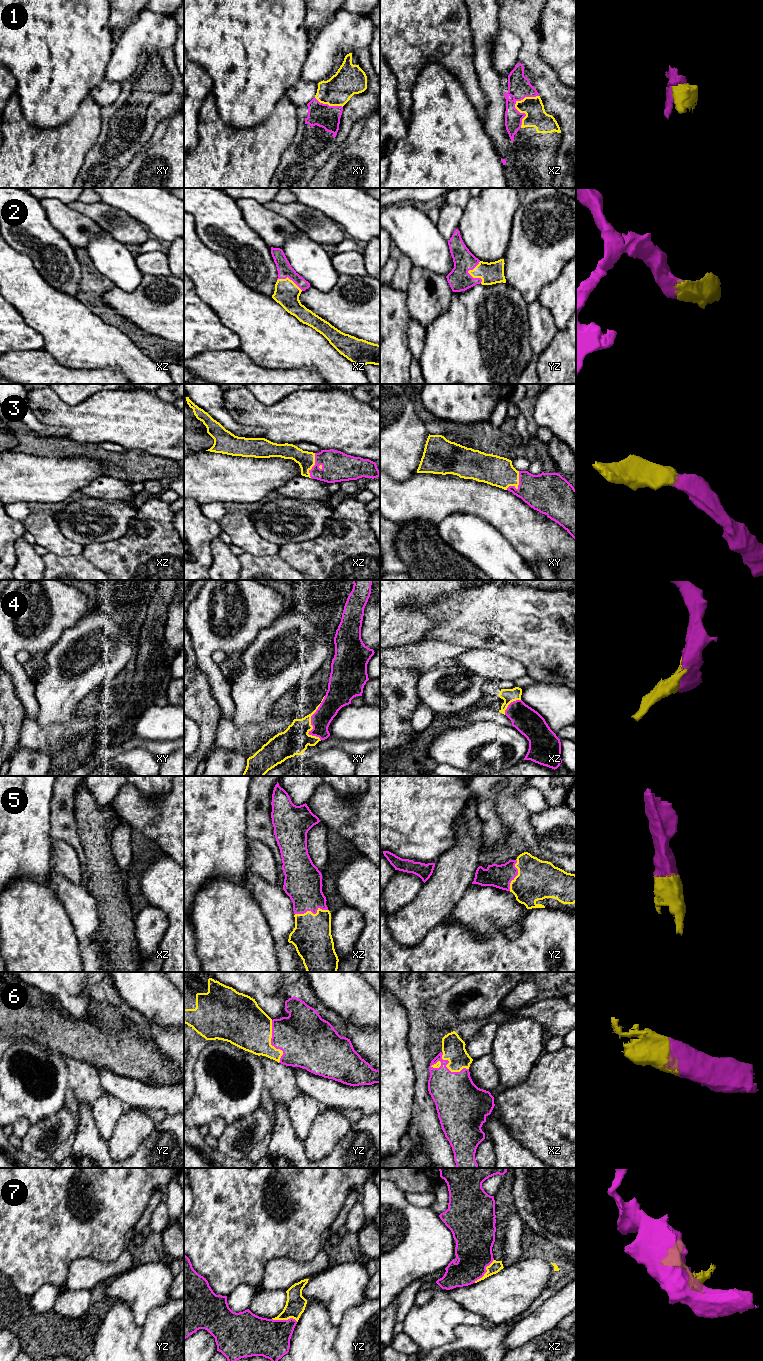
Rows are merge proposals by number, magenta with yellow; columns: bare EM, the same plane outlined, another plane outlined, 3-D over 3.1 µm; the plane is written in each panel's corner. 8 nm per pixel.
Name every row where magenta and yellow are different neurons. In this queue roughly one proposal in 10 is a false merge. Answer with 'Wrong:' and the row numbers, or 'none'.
Wrong: none

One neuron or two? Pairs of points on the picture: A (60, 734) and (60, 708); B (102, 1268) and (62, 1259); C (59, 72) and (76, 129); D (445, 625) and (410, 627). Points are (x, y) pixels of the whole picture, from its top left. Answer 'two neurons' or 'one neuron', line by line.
A: two neurons
B: two neurons
C: two neurons
D: two neurons

